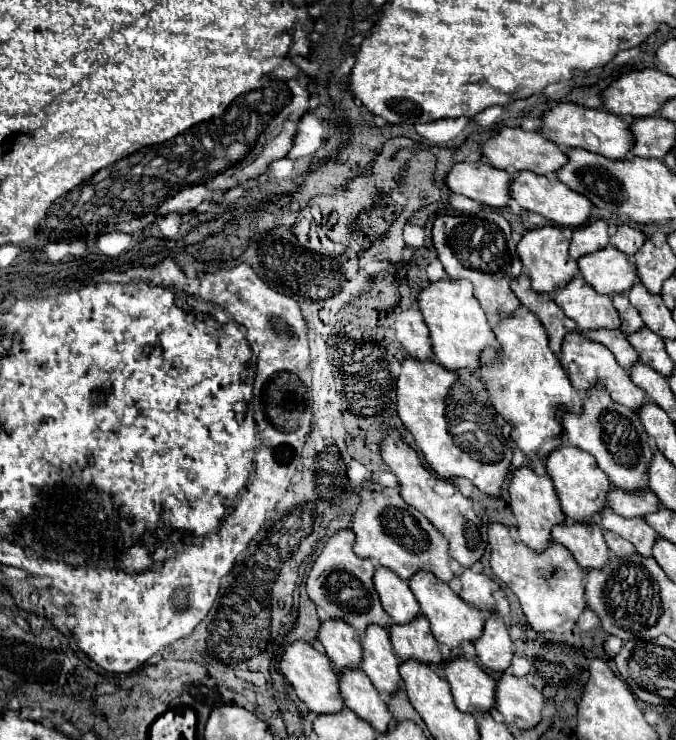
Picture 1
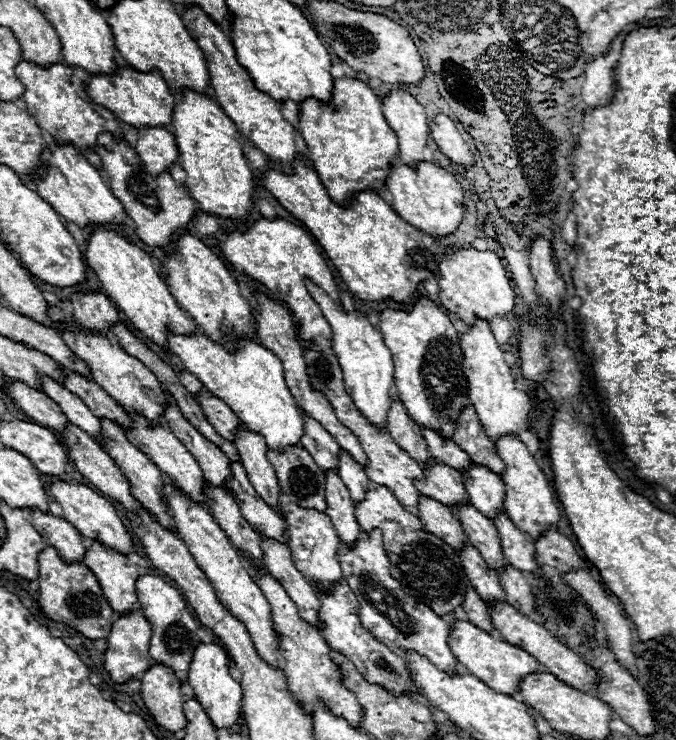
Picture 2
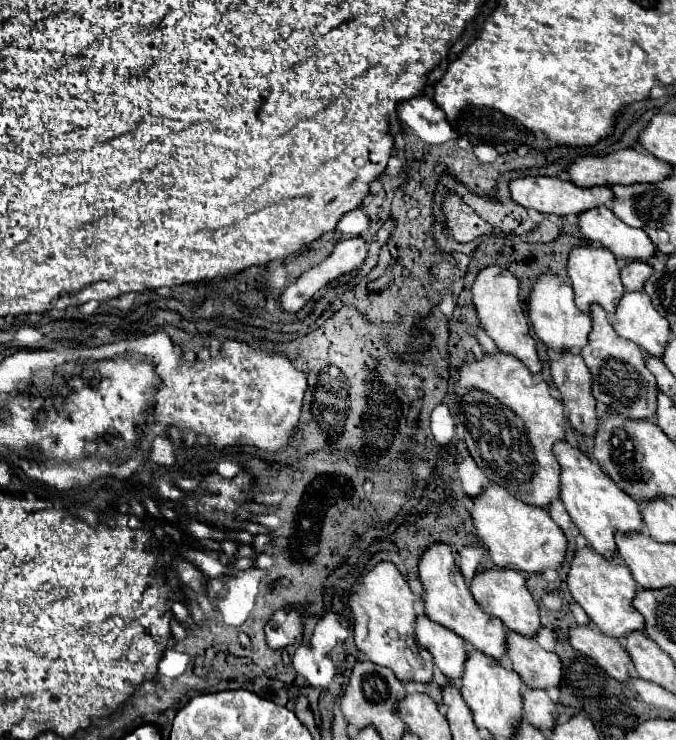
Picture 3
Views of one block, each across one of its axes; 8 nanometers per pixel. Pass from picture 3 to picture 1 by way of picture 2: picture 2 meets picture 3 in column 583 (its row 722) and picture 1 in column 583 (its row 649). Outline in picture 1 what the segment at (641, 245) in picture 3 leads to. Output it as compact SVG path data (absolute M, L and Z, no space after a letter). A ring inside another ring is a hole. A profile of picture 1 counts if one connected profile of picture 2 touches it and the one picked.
M528 170L518 172L512 178L512 182L510 182L510 196L524 210L536 212L536 214L544 216L548 222L556 224L556 226L572 226L572 228L576 228L576 226L584 224L590 218L592 202L586 196L582 196L582 194L566 188L566 184L562 184L558 180L552 180L548 176L538 176L538 174L528 172Z

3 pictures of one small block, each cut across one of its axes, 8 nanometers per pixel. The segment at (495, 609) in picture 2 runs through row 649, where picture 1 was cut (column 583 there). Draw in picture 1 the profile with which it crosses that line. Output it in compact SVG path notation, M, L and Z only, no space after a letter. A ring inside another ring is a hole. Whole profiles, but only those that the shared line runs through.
M596 522L556 524L552 538L566 546L584 570L602 568L610 558L604 532Z

